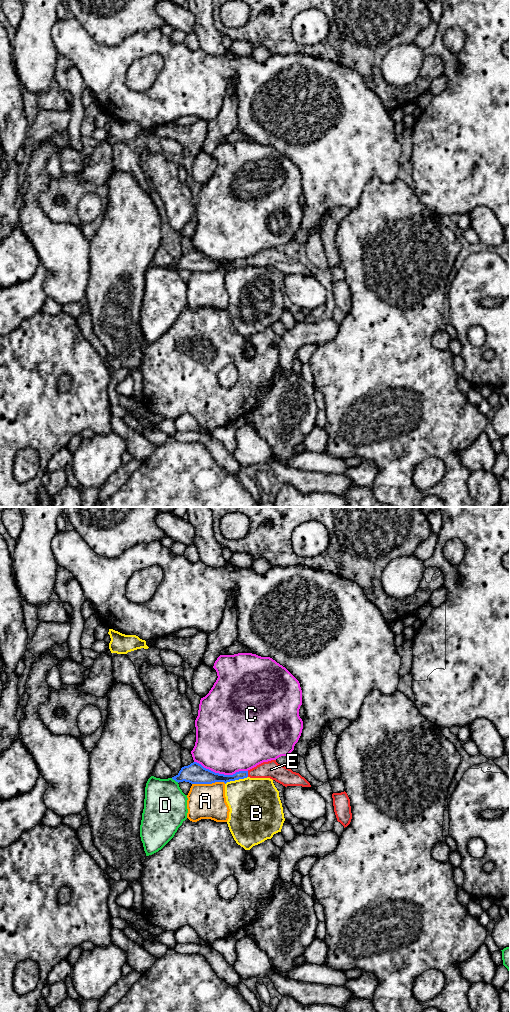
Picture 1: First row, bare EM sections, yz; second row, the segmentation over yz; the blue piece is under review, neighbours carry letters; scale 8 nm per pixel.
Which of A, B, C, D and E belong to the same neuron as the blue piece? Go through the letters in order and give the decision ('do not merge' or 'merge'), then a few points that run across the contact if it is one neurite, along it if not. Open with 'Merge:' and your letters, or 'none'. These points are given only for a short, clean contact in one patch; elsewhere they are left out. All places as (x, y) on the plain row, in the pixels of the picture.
Merge: E
A: do not merge; line yz (225, 271), (192, 272)
B: do not merge; line yz (247, 264), (241, 267), (230, 268), (225, 272)
C: do not merge
D: do not merge
E: merge; line yz (216, 265), (234, 265), (247, 262), (271, 257)

